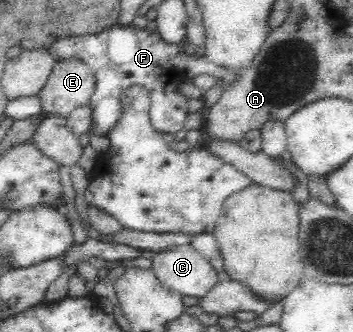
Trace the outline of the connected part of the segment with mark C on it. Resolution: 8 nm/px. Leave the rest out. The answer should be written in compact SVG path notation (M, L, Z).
M185 243L156 251L152 271L163 286L197 298L205 296L222 279L200 252Z

